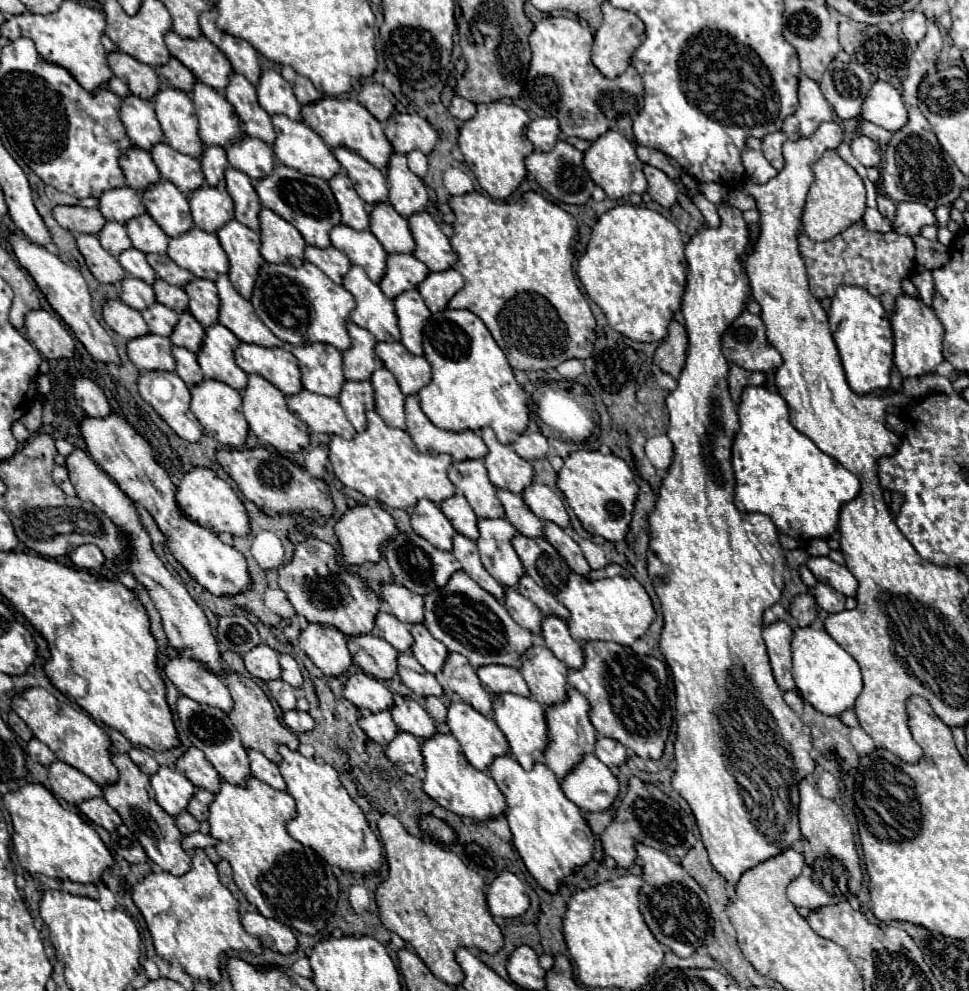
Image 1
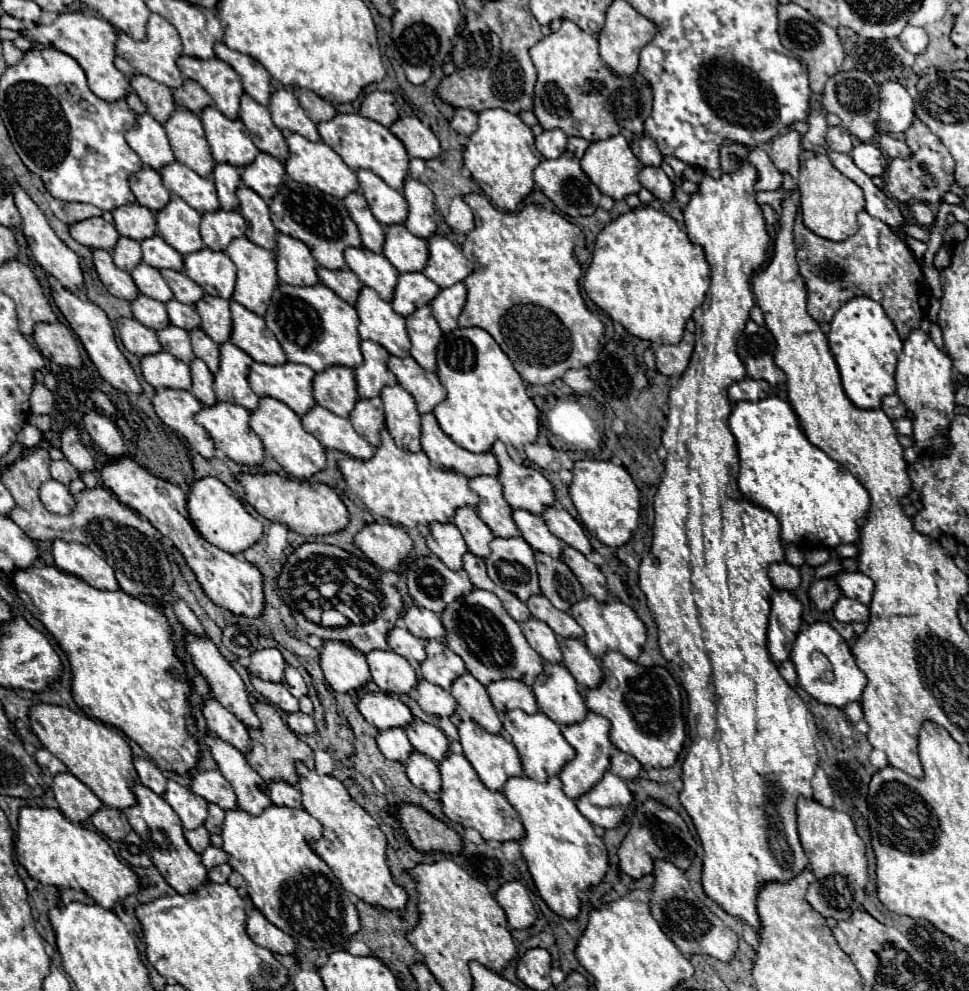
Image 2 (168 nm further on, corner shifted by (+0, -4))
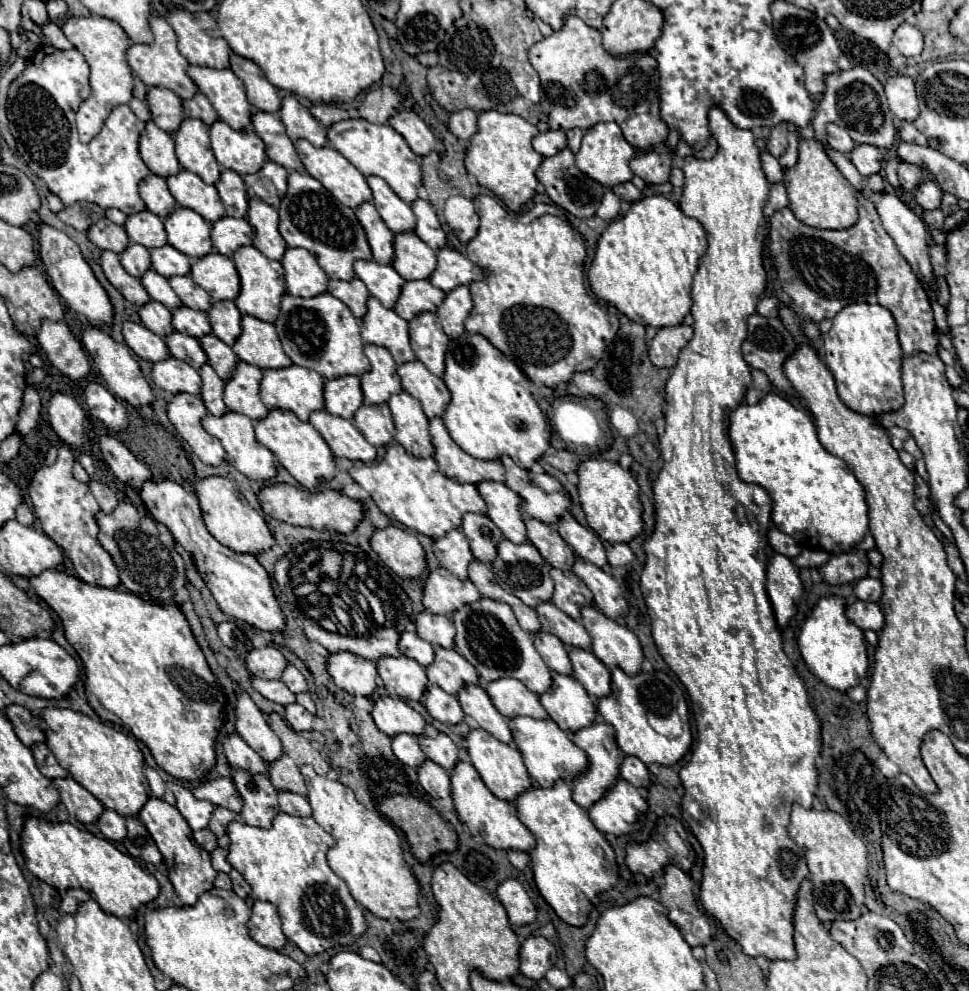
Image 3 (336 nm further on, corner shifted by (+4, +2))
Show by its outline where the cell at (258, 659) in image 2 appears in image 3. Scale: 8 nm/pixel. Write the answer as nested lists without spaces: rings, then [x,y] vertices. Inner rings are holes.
[[[271,645],[249,651],[245,659],[247,671],[261,679],[279,679],[285,665],[287,665],[287,659],[281,655],[277,647],[271,647]]]

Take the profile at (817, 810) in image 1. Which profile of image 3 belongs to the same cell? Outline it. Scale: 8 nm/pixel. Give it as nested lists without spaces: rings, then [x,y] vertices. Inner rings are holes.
[[[795,803],[791,811],[789,835],[807,857],[817,917],[821,921],[857,919],[861,915],[861,907],[865,901],[863,883],[867,879],[867,849],[865,843],[849,827],[849,823],[835,811],[805,809]]]

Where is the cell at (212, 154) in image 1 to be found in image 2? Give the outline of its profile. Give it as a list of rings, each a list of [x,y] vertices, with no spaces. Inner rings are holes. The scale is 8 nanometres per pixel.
[[[217,163],[213,171],[213,181],[217,187],[221,209],[239,209],[239,199],[235,195],[237,187],[241,185],[241,171],[227,163]]]

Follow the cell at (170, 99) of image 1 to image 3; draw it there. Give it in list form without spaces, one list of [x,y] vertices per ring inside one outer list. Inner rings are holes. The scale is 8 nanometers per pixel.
[[[183,119],[173,133],[175,155],[183,169],[199,175],[205,183],[217,183],[219,163],[211,151],[209,127],[199,119]]]

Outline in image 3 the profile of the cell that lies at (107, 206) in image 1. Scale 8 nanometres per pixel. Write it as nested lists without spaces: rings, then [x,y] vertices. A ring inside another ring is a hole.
[[[147,209],[129,215],[123,227],[125,227],[131,243],[139,243],[147,249],[161,247],[161,245],[167,243],[163,221]]]

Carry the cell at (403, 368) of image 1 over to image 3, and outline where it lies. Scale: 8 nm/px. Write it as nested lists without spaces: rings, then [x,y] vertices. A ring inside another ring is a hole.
[[[421,361],[403,363],[397,367],[397,373],[403,389],[421,403],[429,419],[443,415],[447,403],[451,401],[451,393],[441,377],[433,375]]]

